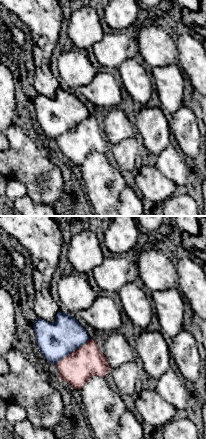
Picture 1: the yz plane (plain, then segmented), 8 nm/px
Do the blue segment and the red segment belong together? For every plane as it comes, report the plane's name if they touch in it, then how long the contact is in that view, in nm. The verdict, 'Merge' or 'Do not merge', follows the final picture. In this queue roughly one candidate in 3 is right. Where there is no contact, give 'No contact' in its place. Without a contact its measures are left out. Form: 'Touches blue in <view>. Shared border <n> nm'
Touches blue in yz. Shared border 360 nm

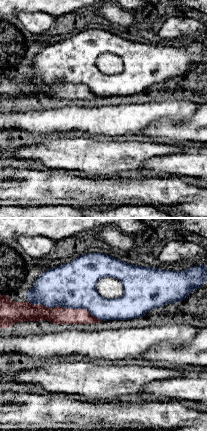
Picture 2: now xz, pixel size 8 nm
Touches blue in xz. Shared border 650 nm

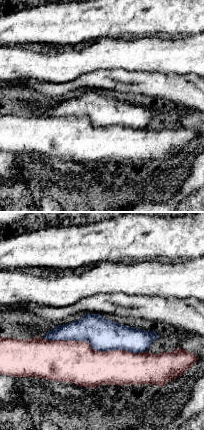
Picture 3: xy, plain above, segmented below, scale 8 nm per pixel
Touches blue in xy. Shared border 850 nm

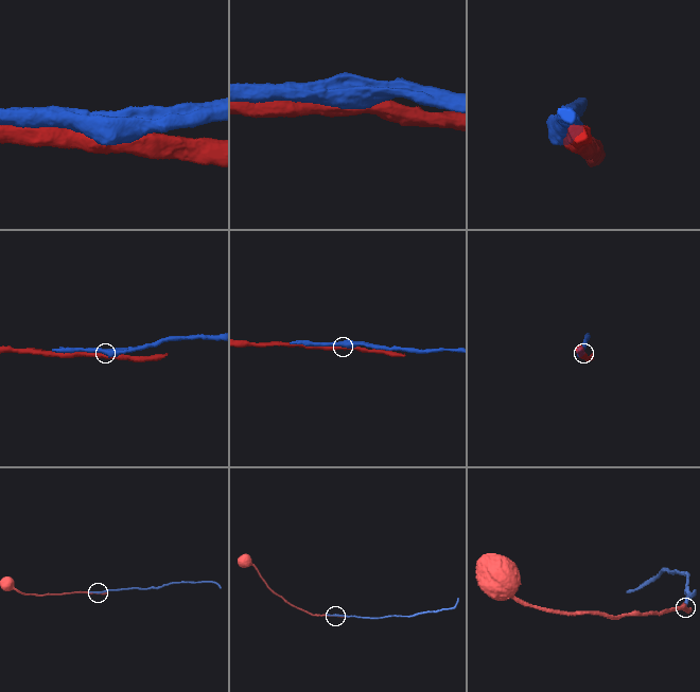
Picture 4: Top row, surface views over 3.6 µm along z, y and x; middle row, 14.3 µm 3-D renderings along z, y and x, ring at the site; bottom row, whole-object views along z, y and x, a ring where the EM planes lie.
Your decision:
Do not merge

